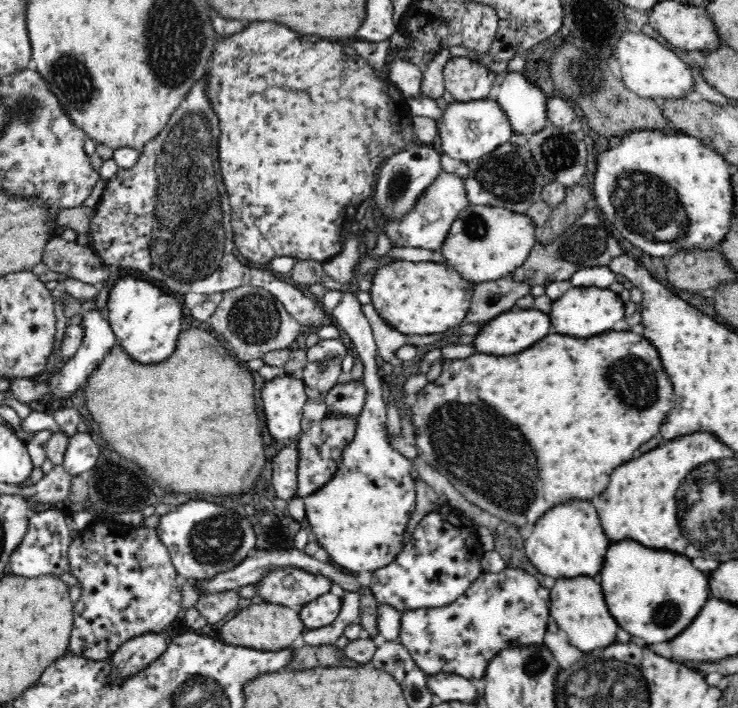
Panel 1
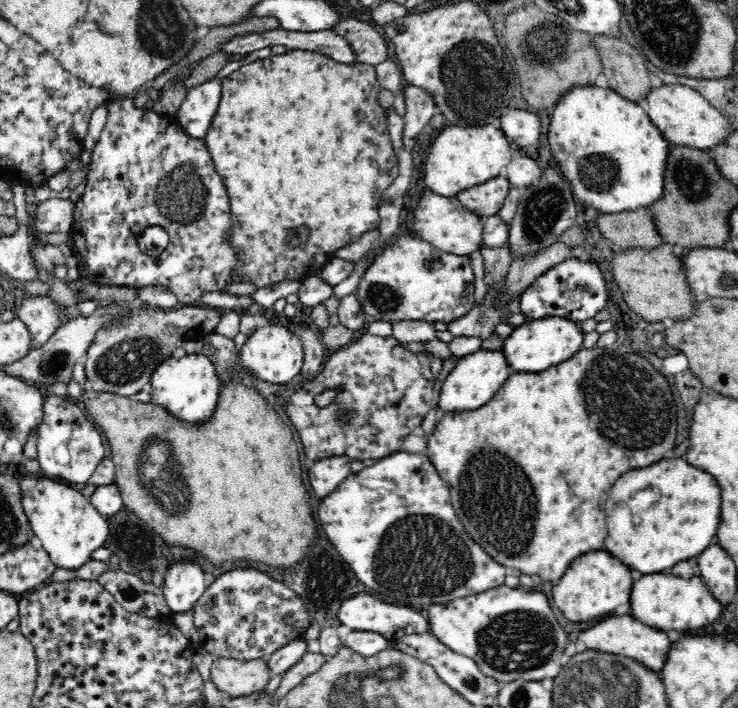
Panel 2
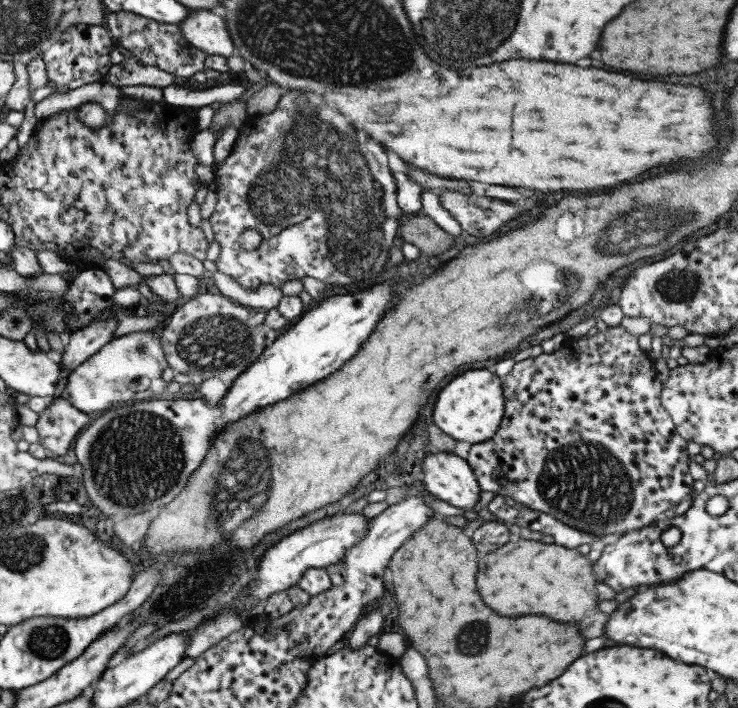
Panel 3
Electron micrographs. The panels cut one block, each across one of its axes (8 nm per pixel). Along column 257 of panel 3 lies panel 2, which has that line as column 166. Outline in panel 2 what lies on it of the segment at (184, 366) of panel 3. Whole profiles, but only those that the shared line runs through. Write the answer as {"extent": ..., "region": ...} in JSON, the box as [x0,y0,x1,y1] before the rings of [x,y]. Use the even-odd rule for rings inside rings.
{"extent":[85,304,222,397],"region":[[[144,304],[130,306],[128,316],[112,320],[110,324],[102,326],[95,334],[94,340],[87,347],[87,361],[85,363],[85,376],[89,387],[96,392],[112,392],[125,397],[138,394],[144,390],[146,384],[150,384],[152,372],[158,364],[172,356],[178,346],[182,346],[188,340],[202,338],[204,334],[212,333],[222,318],[216,310],[204,310],[196,306],[180,305],[177,308],[165,309],[162,307],[150,307]]]}

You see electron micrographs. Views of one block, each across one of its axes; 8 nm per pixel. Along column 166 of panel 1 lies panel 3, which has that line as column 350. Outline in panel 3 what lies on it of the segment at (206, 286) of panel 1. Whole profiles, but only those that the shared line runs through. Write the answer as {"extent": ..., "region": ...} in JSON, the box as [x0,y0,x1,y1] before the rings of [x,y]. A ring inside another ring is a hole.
{"extent":[208,91,405,290],"region":[[[286,91],[274,112],[253,119],[248,118],[245,124],[238,127],[239,136],[235,140],[231,153],[226,161],[214,167],[213,180],[215,180],[218,202],[208,222],[211,222],[215,240],[219,242],[221,248],[220,255],[214,262],[218,272],[231,276],[240,286],[248,290],[254,290],[262,284],[271,284],[280,288],[288,280],[301,279],[305,276],[326,282],[330,288],[356,284],[358,280],[366,280],[374,274],[380,274],[386,258],[389,258],[390,248],[395,245],[396,232],[405,215],[397,203],[397,186],[387,164],[386,150],[376,139],[370,138],[364,131],[348,124],[348,120],[336,108],[328,106],[322,99],[320,94],[314,94],[314,92]],[[251,228],[260,233],[262,240],[254,250],[246,250],[241,236],[245,230]]]}

